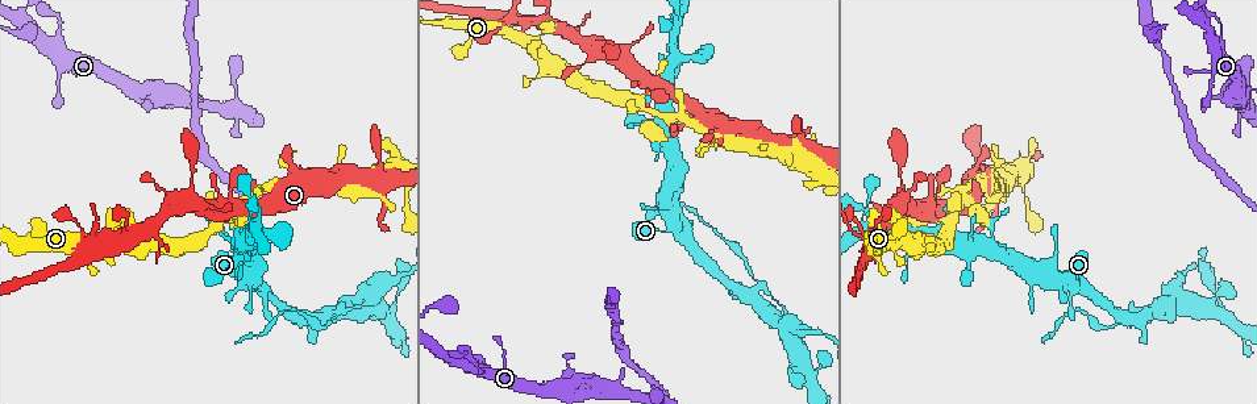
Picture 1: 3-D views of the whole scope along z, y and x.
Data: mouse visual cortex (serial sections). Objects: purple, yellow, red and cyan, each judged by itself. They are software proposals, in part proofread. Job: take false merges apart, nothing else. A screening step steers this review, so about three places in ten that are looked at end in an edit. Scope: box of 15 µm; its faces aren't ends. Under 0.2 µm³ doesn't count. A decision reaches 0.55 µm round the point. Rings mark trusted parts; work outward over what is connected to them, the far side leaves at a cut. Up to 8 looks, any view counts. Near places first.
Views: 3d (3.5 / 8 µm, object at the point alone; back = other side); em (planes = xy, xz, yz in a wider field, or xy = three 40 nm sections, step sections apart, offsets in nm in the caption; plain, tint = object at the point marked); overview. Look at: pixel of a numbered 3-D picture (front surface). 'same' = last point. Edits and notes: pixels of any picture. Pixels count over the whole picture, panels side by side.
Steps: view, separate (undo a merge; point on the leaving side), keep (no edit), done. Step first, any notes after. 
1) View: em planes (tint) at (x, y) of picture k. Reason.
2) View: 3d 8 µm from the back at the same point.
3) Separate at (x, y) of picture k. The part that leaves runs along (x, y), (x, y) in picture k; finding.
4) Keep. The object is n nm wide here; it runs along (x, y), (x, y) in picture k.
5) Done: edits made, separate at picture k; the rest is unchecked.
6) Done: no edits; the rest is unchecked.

View: 3d 8 µm at (678, 22) of picture 1. Three-way junction.

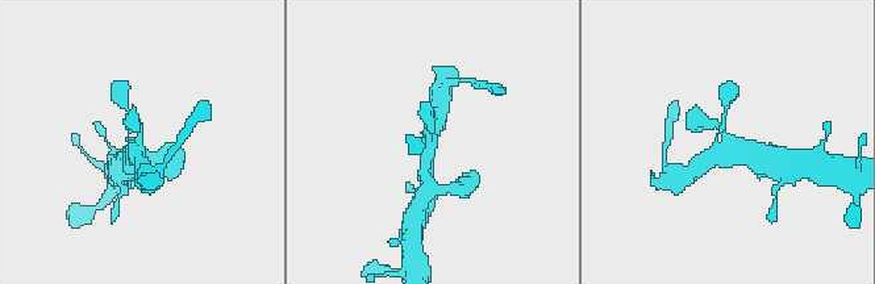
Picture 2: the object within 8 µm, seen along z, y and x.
View: em xy step 1 (tint) at (432, 147) of picture 2.

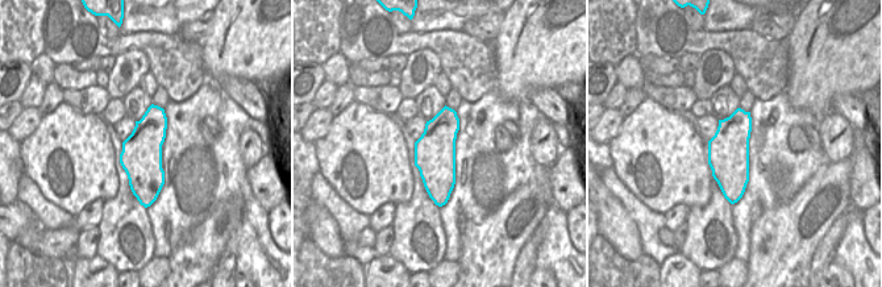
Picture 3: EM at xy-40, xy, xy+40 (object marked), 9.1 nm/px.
Keep. It runs along (426, 179), (428, 137), (437, 113) in picture 2; all the same cell.

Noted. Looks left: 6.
View: 3d 8 µm at (665, 141) of picture 1. Abrupt turn.

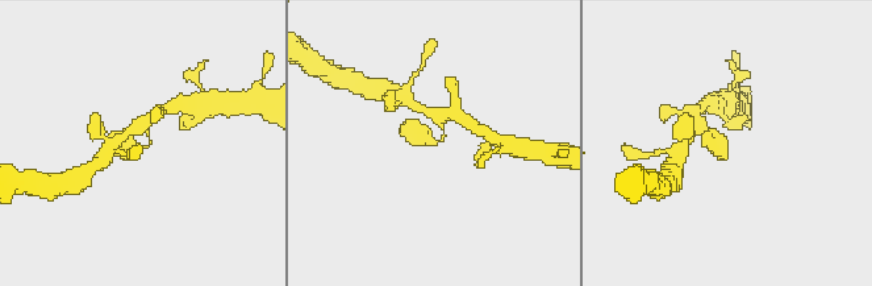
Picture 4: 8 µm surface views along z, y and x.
View: 3d 3.5 µm at (727, 145) of picture 4.

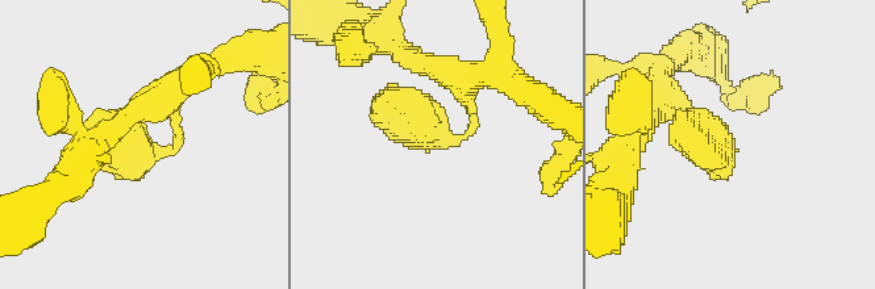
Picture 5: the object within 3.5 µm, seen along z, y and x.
View: em planes (tint) at (163, 150) of picture 5. Now the EM.

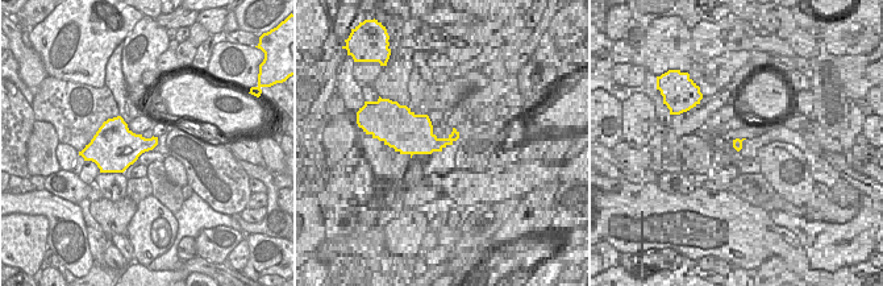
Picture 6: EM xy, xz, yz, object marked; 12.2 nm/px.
Keep. It runs along (661, 95), (684, 118) in picture 5; all the same cell.

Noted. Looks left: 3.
View: 3d 3.5 µm at (1175, 299) of picture 1.

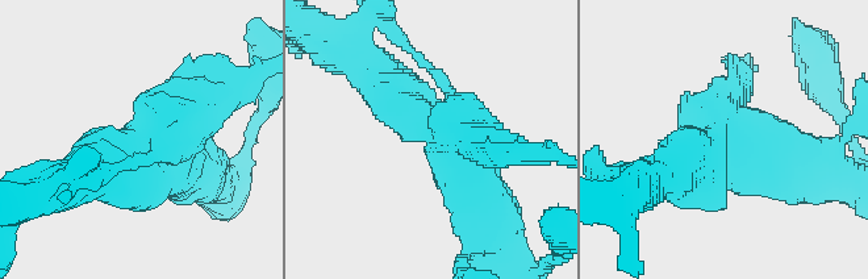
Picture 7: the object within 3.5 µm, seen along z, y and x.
View: em xy step 2 (tint) at (728, 141) of picture 7. Shape alone is not enough.

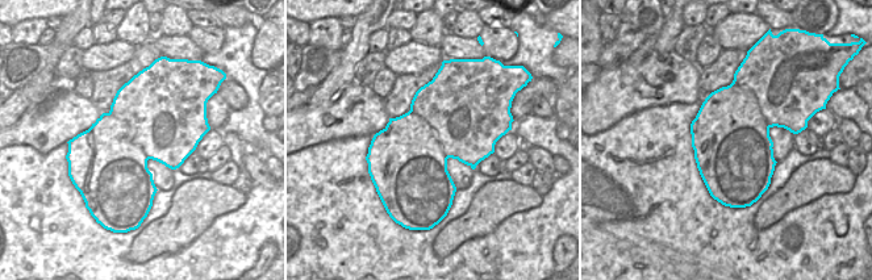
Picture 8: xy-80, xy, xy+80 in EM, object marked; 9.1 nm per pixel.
Separate at (467, 121) of picture 7. A border runs along (771, 147), (739, 124), (695, 155) in picture 8; a second cell is stuck on.

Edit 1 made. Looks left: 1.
Done: edits made, separate at picture 7; the rest is unchecked.

